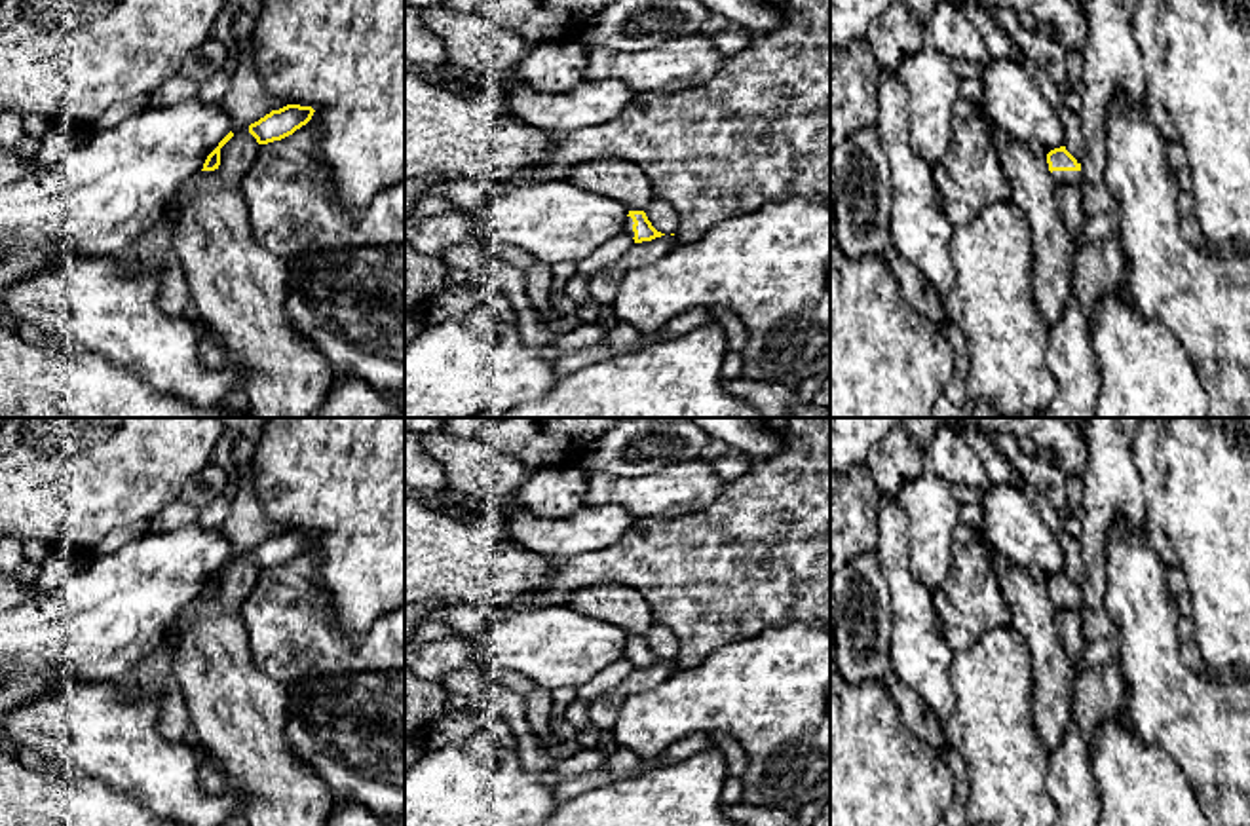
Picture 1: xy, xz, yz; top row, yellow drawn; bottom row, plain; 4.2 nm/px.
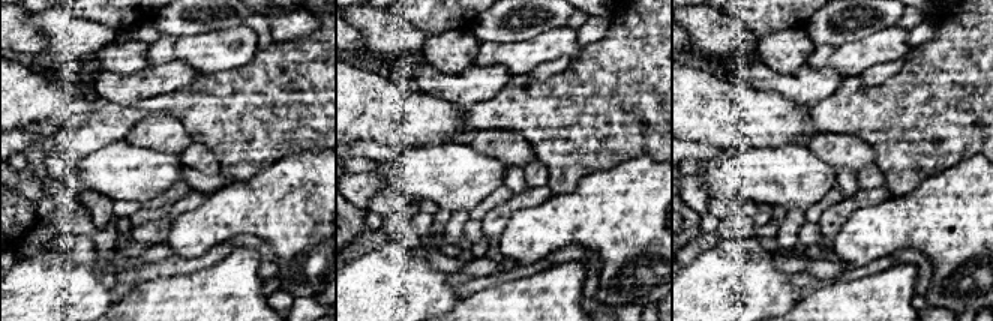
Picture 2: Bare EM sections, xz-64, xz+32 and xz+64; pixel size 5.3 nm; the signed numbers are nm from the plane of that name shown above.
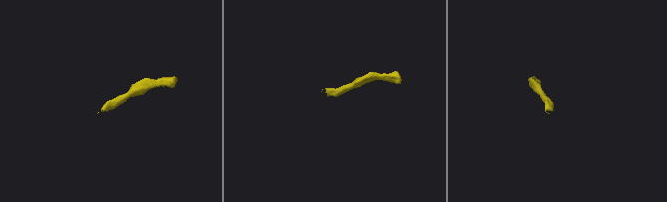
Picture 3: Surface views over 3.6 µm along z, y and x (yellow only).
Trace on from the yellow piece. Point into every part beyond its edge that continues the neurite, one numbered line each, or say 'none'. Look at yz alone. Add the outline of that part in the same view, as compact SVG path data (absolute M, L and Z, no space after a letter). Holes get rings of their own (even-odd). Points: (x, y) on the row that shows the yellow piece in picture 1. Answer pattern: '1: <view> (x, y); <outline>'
1: yz (1060, 177); M1052 171L1052 178L1056 184L1079 186L1083 180L1083 173L1081 171Z

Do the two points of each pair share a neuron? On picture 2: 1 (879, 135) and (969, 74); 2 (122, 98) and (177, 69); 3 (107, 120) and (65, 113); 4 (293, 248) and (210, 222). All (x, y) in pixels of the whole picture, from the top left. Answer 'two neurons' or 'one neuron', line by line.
1: one neuron
2: one neuron
3: two neurons
4: one neuron

